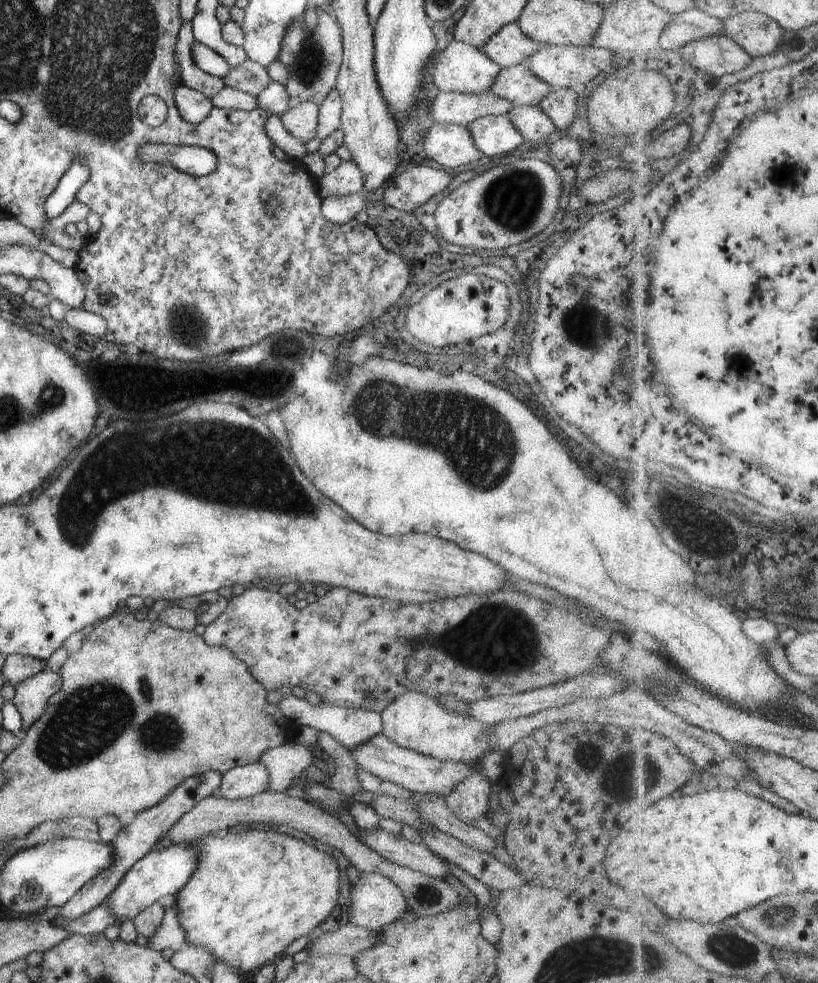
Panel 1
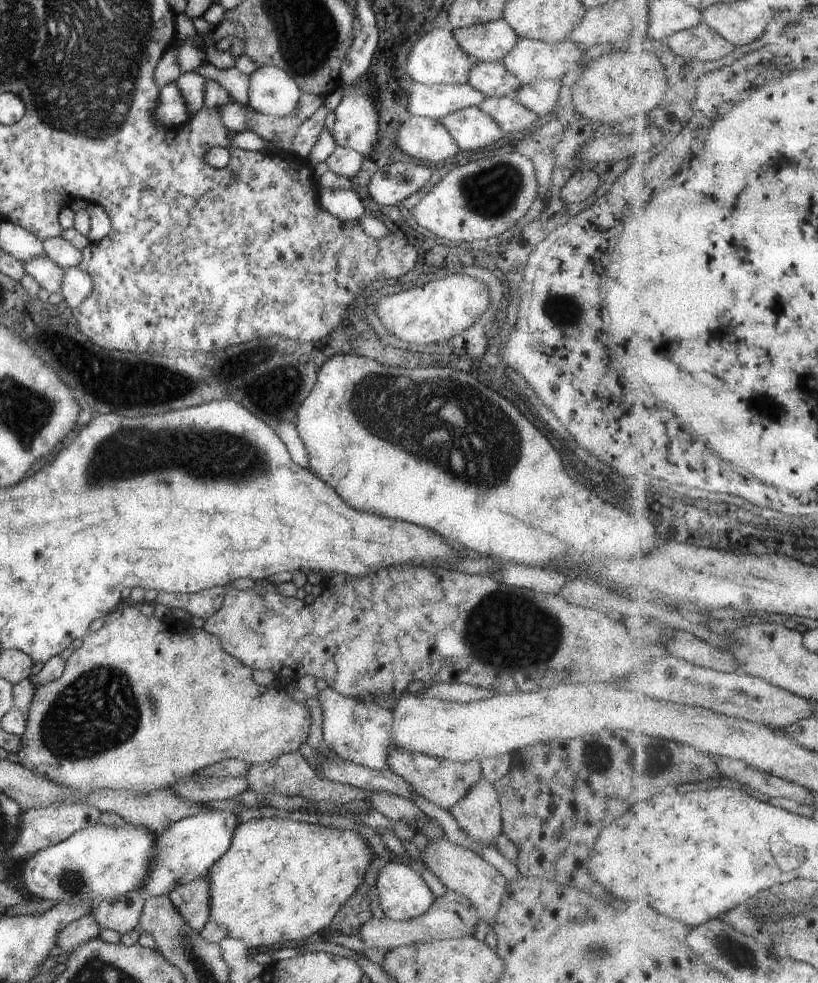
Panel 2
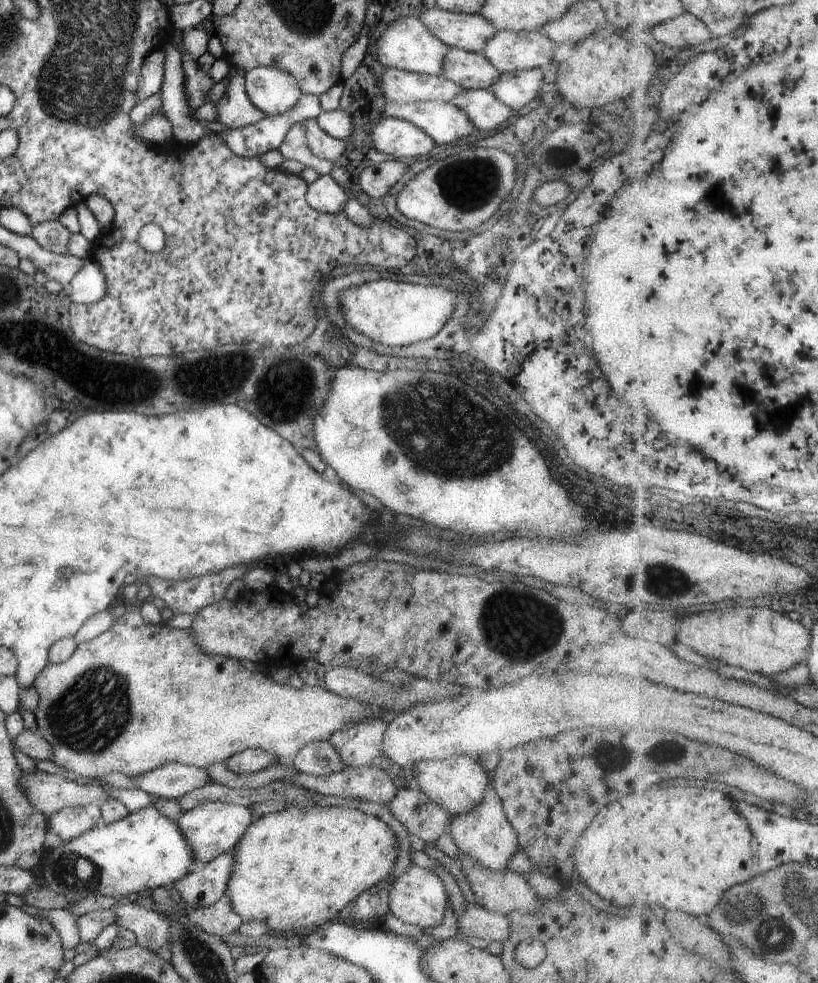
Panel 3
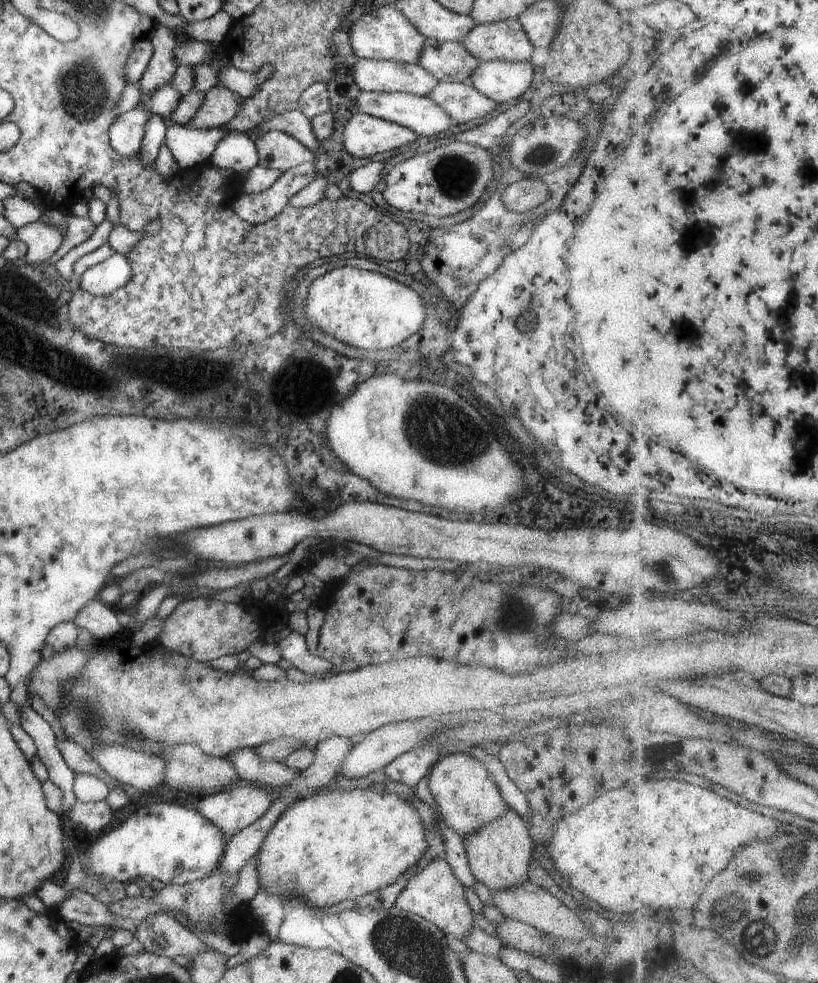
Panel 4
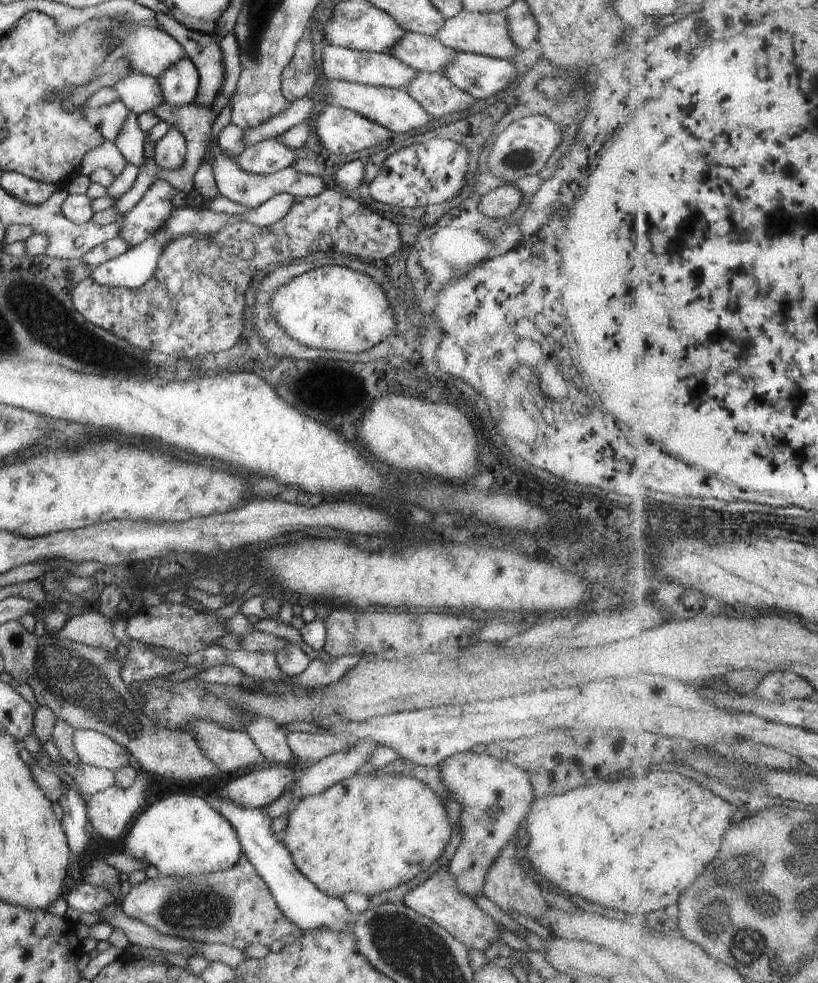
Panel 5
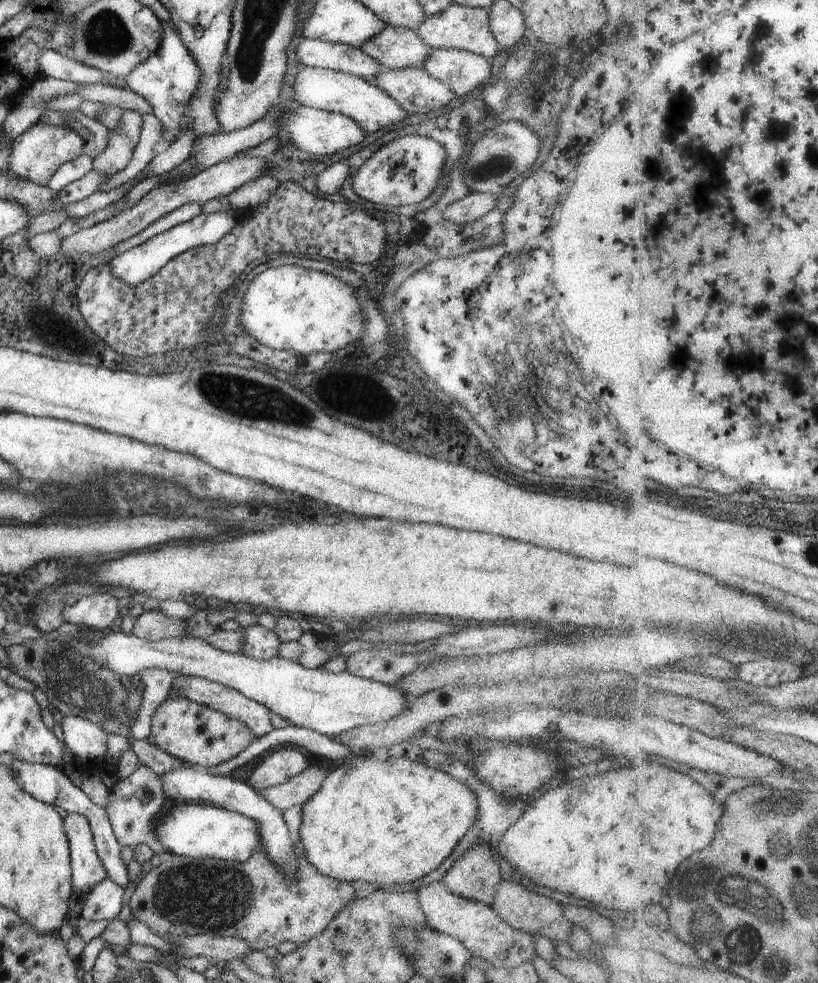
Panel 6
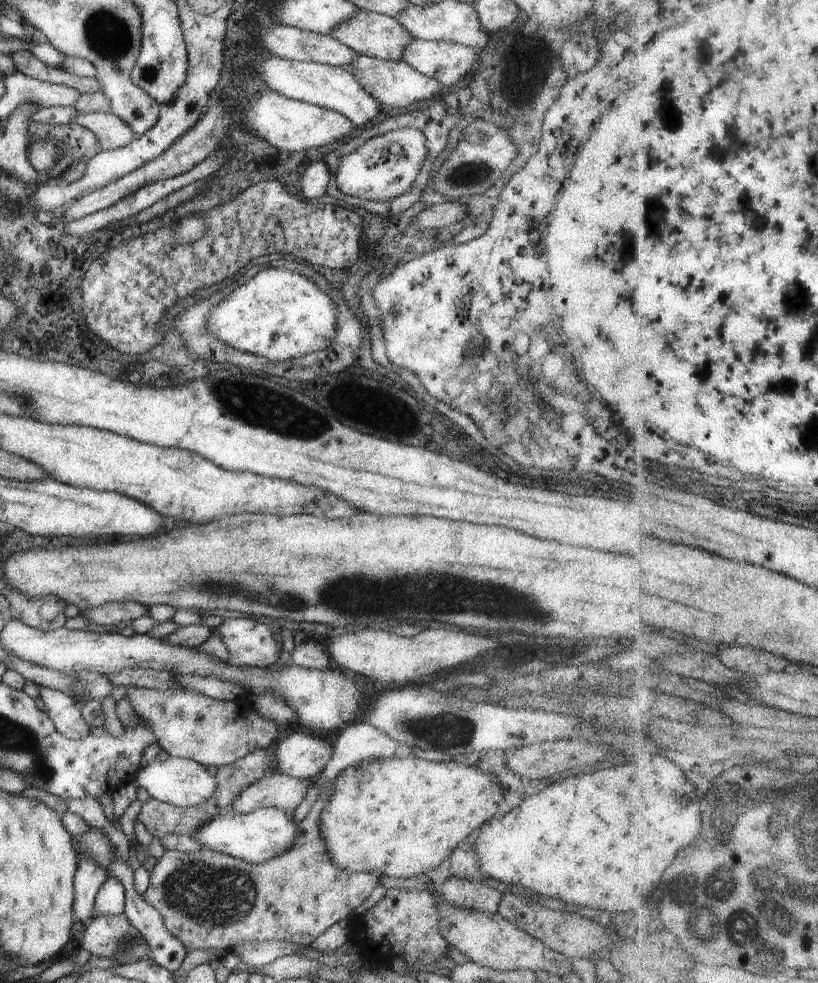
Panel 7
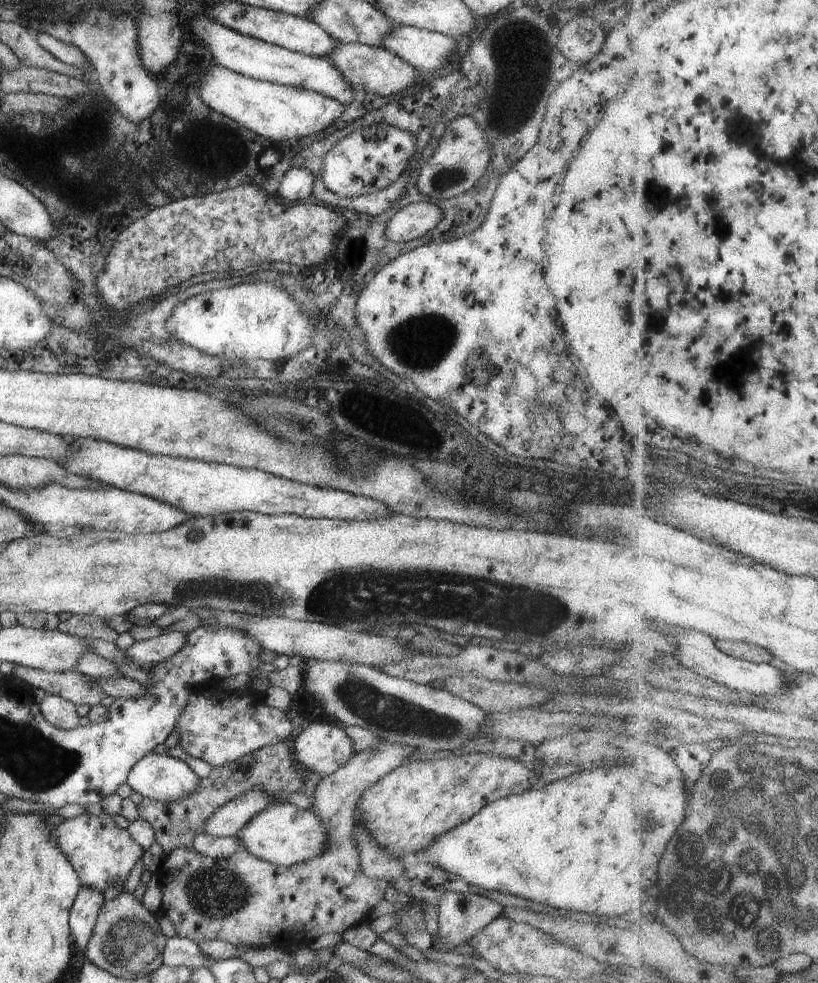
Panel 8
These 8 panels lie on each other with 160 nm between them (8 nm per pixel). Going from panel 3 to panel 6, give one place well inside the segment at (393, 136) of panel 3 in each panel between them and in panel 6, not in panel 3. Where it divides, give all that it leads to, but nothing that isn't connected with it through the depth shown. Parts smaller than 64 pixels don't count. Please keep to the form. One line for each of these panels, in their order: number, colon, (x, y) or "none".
4: (362, 136)
5: (339, 130)
6: (313, 131)

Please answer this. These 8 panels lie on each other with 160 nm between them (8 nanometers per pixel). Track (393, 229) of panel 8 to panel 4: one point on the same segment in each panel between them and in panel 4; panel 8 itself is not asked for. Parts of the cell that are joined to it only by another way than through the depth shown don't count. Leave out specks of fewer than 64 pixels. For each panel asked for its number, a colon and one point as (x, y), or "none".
4: (526, 193)
5: (498, 202)
6: (476, 204)
7: (440, 215)

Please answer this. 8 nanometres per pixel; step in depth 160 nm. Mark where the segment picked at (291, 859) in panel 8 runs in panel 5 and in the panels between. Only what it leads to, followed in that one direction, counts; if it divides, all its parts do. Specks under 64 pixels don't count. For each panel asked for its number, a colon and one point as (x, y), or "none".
5: (181, 835)
6: (202, 830)
7: (254, 837)

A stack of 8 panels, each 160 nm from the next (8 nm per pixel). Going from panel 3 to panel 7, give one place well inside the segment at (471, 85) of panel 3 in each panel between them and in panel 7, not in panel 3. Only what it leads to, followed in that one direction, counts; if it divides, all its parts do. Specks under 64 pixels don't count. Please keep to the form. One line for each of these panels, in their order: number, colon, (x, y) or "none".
4: (448, 61)
5: (420, 52)
6: (394, 47)
7: (370, 34)

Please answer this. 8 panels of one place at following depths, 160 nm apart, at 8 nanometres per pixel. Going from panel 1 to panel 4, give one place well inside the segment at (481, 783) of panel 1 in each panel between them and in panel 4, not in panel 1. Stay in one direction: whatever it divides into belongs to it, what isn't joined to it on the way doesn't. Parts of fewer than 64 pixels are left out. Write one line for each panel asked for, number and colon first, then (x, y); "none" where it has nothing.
2: (477, 813)
3: (483, 833)
4: (497, 854)

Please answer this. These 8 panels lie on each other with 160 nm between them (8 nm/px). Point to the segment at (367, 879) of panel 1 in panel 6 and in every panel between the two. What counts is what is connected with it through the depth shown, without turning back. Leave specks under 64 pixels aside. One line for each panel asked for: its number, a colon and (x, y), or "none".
2: (402, 895)
3: (417, 896)
4: (432, 893)
5: (435, 898)
6: (483, 933)

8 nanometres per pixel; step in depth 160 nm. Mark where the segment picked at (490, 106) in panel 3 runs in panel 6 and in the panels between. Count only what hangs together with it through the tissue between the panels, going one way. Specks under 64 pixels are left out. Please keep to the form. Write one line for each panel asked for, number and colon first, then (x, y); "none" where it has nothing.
4: (460, 101)
5: (432, 91)
6: (416, 91)

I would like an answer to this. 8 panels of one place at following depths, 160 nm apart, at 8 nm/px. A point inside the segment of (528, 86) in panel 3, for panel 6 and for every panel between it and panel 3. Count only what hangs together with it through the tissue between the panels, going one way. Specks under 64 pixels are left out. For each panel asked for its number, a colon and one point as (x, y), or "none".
4: (500, 81)
5: (480, 76)
6: (462, 71)

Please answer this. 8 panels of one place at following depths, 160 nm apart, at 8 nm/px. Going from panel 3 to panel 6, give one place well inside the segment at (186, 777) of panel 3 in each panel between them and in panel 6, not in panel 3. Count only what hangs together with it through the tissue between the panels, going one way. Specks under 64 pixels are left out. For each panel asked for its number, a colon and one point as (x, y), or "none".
4: (144, 772)
5: (92, 748)
6: (85, 740)

